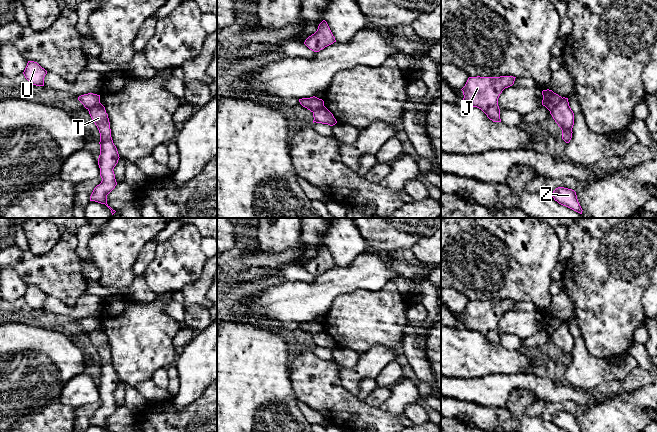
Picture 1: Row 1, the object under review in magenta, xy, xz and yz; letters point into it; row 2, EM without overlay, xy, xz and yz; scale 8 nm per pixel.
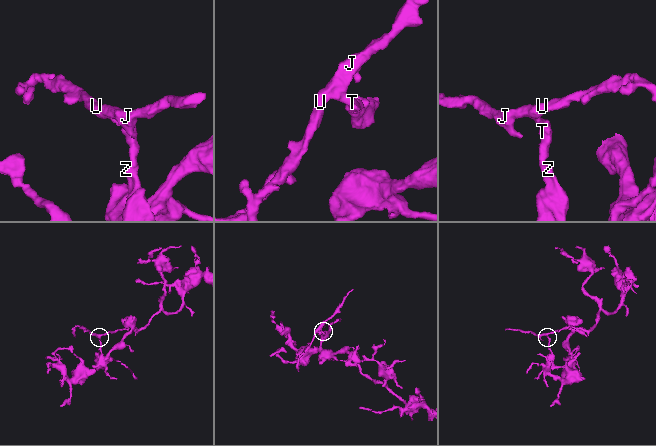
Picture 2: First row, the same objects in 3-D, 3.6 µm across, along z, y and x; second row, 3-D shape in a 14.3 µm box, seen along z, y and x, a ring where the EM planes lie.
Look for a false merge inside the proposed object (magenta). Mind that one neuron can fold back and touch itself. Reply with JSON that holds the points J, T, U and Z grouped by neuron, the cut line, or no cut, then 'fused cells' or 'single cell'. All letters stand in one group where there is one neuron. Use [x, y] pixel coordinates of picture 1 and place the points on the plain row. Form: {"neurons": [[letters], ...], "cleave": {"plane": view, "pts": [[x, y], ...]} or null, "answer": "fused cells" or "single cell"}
{"neurons": [["J", "U"], ["T", "Z"]], "cleave": {"plane": "yz", "pts": [[562, 322], [550, 335]]}, "answer": "fused cells"}

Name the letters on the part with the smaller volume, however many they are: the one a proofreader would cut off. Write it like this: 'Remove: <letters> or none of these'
Remove: J, U

